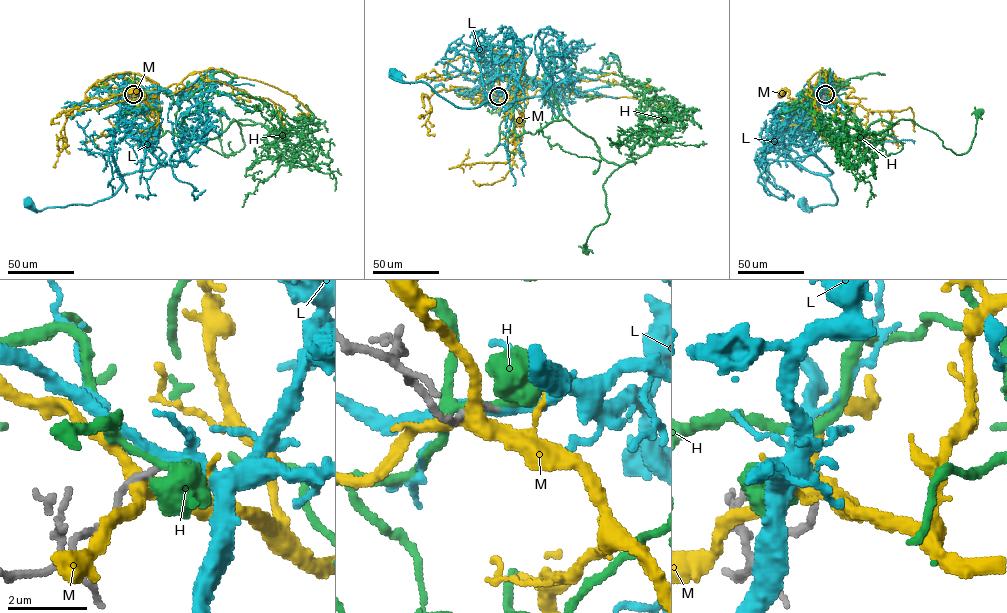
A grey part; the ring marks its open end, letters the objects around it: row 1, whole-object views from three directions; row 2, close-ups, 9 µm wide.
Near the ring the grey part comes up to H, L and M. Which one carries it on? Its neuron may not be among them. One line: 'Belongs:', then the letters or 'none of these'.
Belongs: L

